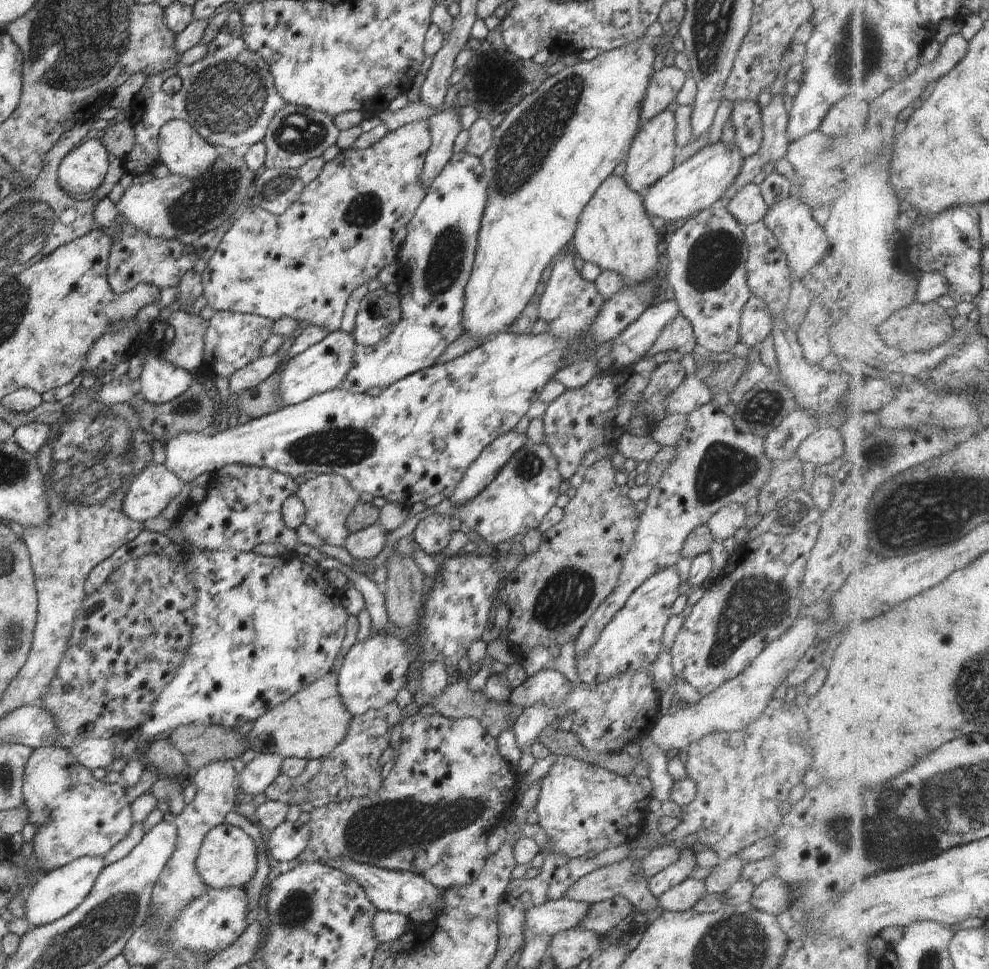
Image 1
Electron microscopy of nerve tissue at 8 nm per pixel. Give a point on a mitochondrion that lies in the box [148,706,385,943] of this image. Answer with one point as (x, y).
(295, 911)

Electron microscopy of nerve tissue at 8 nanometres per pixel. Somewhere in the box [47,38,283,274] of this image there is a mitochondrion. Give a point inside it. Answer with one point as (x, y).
(229, 98)

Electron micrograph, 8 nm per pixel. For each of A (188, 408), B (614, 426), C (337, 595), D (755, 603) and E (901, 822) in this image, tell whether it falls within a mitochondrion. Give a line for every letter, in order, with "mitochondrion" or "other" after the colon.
A: mitochondrion
B: other
C: other
D: mitochondrion
E: mitochondrion

